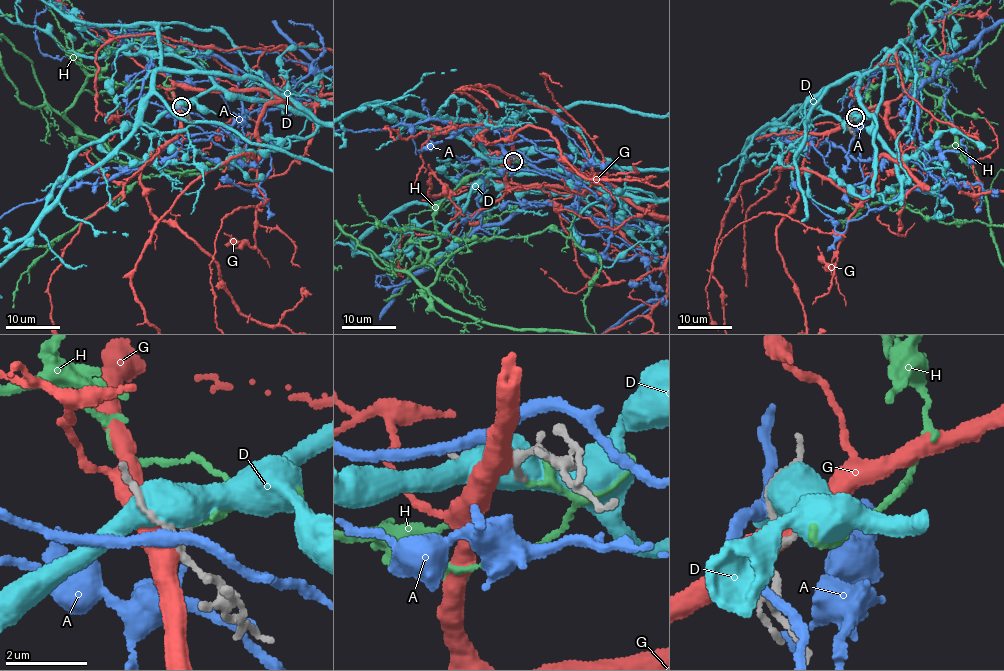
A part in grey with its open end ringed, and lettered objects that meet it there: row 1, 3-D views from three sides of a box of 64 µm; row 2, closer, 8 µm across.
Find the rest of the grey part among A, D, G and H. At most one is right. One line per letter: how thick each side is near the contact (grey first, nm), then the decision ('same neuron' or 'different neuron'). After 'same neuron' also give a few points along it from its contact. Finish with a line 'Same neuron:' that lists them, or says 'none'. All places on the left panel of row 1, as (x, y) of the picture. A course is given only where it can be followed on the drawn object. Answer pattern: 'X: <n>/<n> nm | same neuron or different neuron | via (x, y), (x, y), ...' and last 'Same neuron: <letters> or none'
A: 110/300 nm | different neuron
D: 130/550 nm | different neuron
G: 180/480 nm | different neuron
H: 120/160 nm | different neuron
Same neuron: none

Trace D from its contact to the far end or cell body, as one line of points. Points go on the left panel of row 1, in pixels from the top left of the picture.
D: (181, 106), (141, 128), (157, 132), (142, 110), (155, 94), (176, 116), (221, 122)

